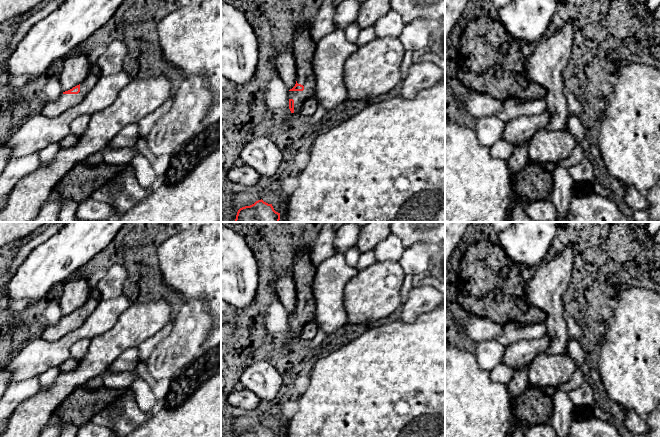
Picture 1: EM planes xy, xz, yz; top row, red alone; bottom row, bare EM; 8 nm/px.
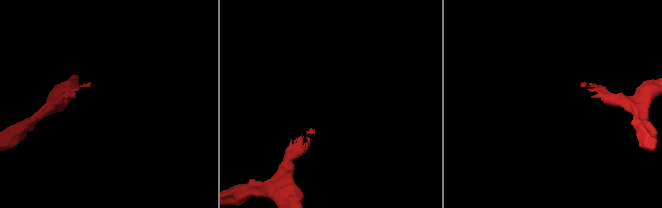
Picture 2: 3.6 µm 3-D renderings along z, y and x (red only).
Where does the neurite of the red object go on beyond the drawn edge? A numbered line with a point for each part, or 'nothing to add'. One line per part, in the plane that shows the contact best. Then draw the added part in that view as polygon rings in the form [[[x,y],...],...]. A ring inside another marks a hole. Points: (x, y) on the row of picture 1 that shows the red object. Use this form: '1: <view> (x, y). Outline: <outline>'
1: xz (304, 46). Outline: [[[311,20],[302,22],[296,30],[292,44],[296,65],[297,83],[304,86],[303,91],[289,91],[289,99],[294,100],[294,113],[299,114],[304,100],[314,97],[315,74],[312,66],[312,58],[317,46],[310,34]]]

